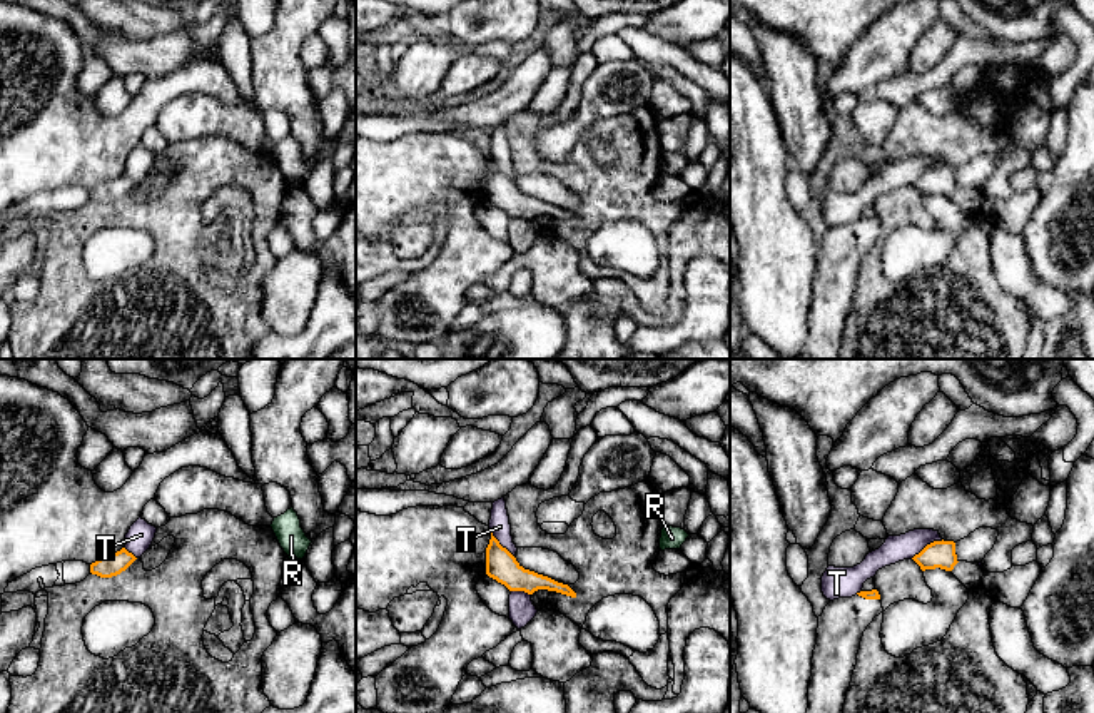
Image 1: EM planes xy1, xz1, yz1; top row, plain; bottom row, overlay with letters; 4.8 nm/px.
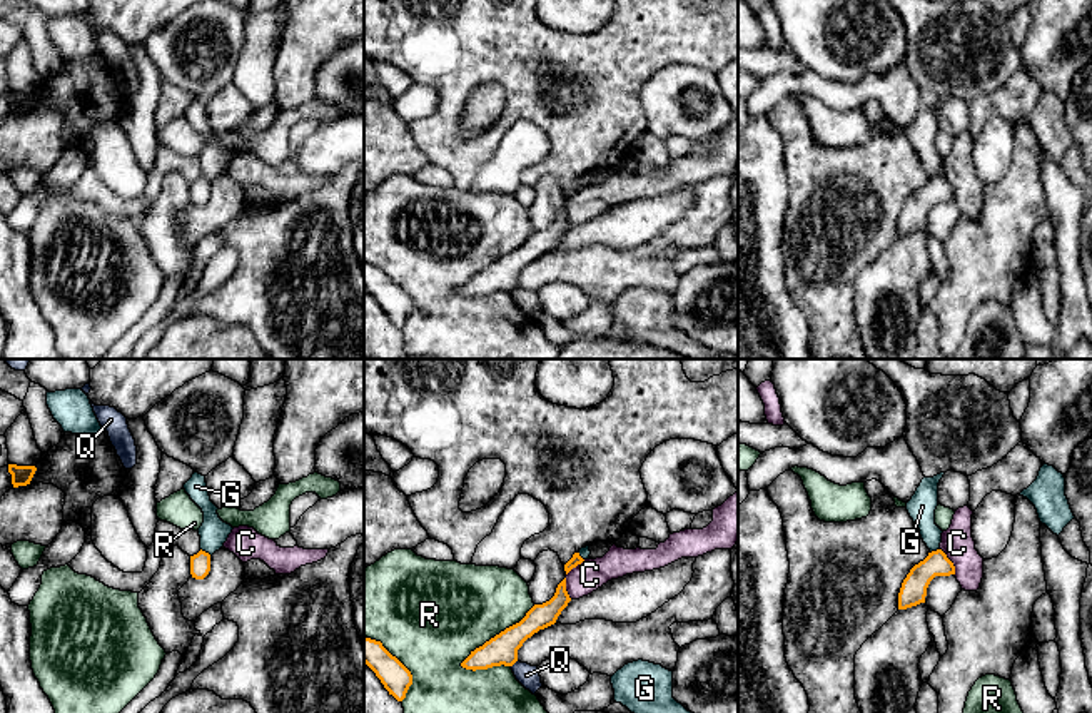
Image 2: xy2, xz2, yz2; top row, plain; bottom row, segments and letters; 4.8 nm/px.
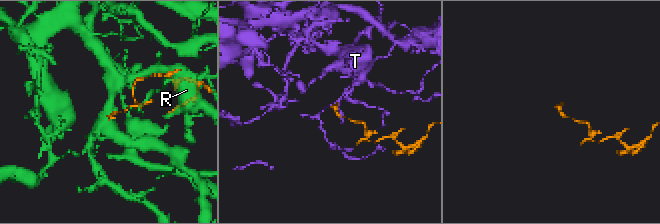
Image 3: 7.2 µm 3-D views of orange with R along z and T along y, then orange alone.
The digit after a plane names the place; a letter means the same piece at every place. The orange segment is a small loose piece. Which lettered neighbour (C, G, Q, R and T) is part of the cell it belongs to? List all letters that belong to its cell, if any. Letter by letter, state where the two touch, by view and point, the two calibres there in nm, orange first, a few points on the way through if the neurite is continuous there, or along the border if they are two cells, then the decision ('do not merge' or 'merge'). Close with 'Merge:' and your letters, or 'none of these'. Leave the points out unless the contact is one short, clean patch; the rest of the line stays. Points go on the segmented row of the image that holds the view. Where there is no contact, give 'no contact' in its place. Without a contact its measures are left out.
C: meets orange in yz2 at (950, 561); 130 nm thick on the orange side, 160 nm on the other; do not merge
G: meets orange in xy2 at (204, 551); 100 nm thick on the orange side, 140 nm on the other; border along xy2 (201, 548), (211, 555); do not merge
Q: meets orange in xz2 at (515, 662); 140 nm thick on the orange side, 100 nm on the other; border along xz2 (516, 660), (511, 667); do not merge
R: meets orange in xz2 at (496, 635); 140 nm thick on the orange side, 440 nm on the other; do not merge
T: meets orange in yz1 at (927, 545); 130 nm thick on the orange side, 130 nm on the other; do not merge
Merge: none of these

